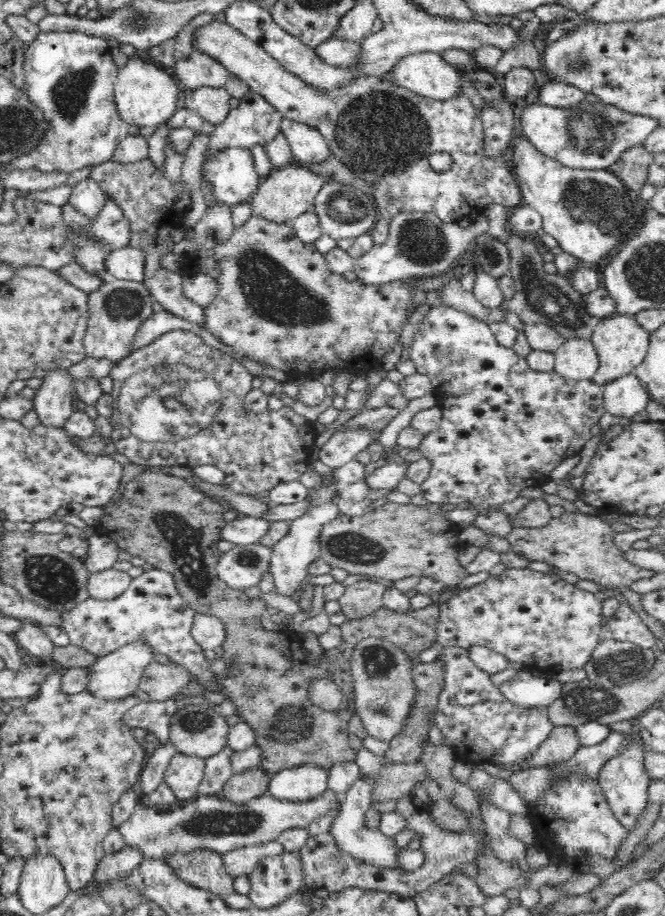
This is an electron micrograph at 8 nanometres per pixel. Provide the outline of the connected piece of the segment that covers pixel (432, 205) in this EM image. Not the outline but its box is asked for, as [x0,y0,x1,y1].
[192,19,522,246]

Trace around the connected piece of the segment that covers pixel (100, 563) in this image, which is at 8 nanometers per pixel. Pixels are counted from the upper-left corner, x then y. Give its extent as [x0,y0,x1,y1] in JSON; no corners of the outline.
[84,531,119,572]

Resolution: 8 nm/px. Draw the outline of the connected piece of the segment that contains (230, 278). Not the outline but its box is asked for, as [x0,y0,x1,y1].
[180,216,416,373]

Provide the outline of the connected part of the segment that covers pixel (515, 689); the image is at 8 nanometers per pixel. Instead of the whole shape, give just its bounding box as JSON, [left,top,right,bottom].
[498,670,564,708]

